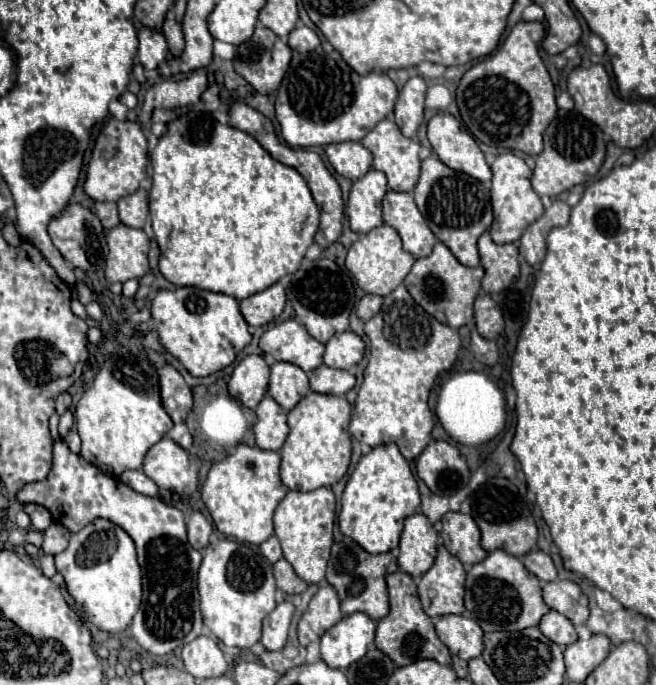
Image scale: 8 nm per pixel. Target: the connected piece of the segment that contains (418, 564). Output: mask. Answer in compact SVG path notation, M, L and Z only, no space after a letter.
M416 513L404 521L404 531L400 535L398 565L408 575L424 575L436 557L438 533L426 515Z

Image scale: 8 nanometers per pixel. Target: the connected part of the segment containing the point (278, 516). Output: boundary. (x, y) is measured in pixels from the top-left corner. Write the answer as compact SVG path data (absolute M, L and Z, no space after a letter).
M320 487L308 493L288 491L274 513L274 533L280 539L284 557L294 567L296 575L306 583L320 583L326 579L326 563L334 543L332 529L336 519L336 499L330 487Z

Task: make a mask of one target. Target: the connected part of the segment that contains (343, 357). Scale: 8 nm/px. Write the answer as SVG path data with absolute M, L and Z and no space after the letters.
M344 331L334 335L326 343L324 363L336 369L350 369L362 361L364 351L366 351L366 345L362 337L358 337L354 331Z

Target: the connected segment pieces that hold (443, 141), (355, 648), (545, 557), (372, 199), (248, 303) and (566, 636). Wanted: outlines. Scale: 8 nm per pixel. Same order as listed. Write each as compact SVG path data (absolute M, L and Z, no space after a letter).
M438 113L428 121L428 141L442 163L468 173L478 181L490 181L492 171L478 143L460 127L450 113Z
M360 611L346 615L322 635L322 661L334 669L346 669L366 655L374 643L374 631L376 623L368 615Z
M534 549L528 555L524 555L522 563L526 565L526 569L530 573L534 573L542 581L554 581L558 577L556 575L556 567L554 567L550 555L544 553L544 551L540 551L540 549Z
M370 169L364 177L356 179L346 204L350 229L354 233L368 233L380 227L382 221L382 197L388 191L388 181L382 171Z
M274 283L272 287L242 299L240 313L244 315L248 325L262 327L262 325L274 321L284 311L284 305L286 305L284 287L282 287L282 283Z
M550 611L546 613L540 623L538 623L538 629L554 643L566 647L570 643L574 643L578 639L576 635L576 629L574 625L570 623L570 619L566 619L564 615L560 615L558 611Z

